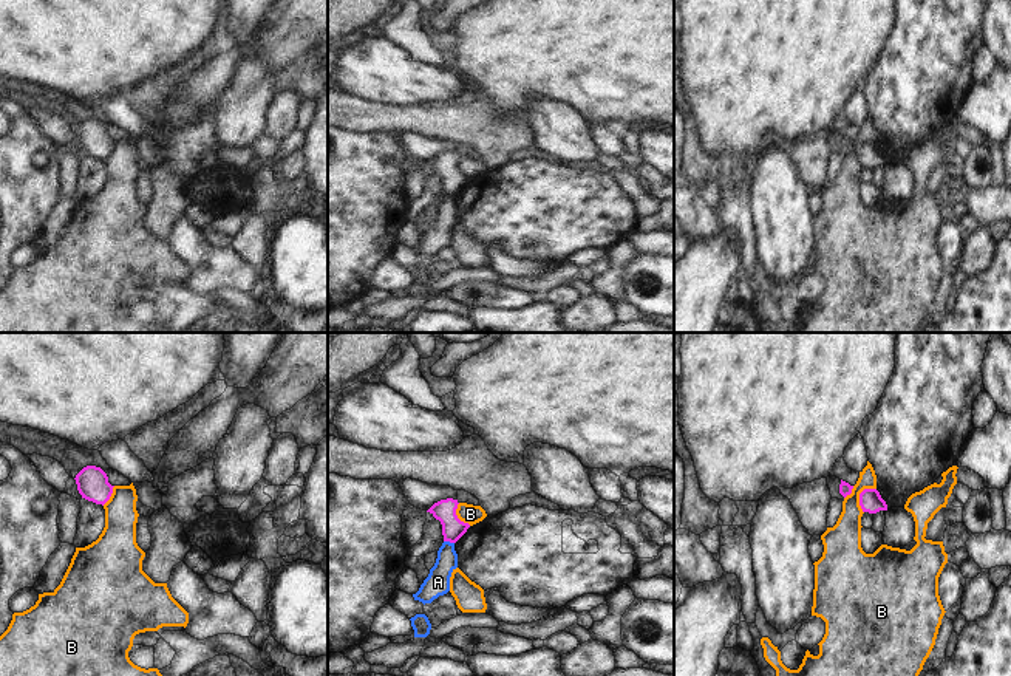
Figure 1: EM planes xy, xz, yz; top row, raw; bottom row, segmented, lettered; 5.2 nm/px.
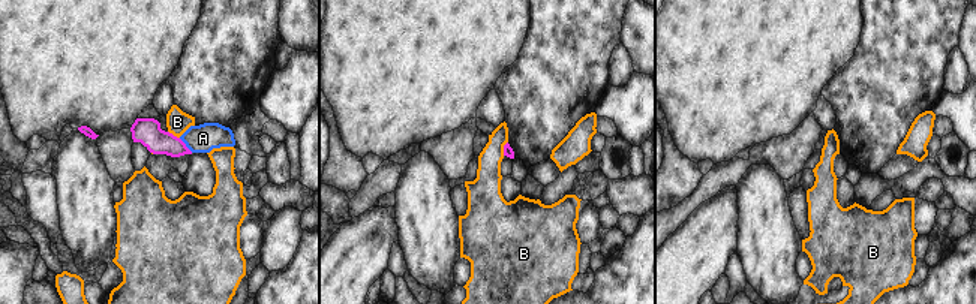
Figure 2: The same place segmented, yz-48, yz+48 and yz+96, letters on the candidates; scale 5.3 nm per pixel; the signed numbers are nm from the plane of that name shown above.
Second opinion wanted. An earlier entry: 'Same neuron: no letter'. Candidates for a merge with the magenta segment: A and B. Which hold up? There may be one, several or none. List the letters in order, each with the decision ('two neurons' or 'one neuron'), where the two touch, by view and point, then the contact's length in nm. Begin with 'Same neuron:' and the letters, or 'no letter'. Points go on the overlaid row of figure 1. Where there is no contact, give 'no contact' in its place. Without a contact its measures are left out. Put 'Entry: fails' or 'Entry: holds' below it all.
Same neuron: no letter
A: two neurons; contact xz (449, 540); length 60 nm
B: two neurons; contact yz (860, 495); length 150 nm
Entry: holds

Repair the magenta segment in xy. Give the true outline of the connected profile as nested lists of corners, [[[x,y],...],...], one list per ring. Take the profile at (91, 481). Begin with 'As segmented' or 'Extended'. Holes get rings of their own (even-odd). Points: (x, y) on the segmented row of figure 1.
As segmented. [[[87,466],[76,475],[74,480],[82,498],[96,504],[104,506],[113,493],[114,486],[108,483],[108,476],[100,467]]]

